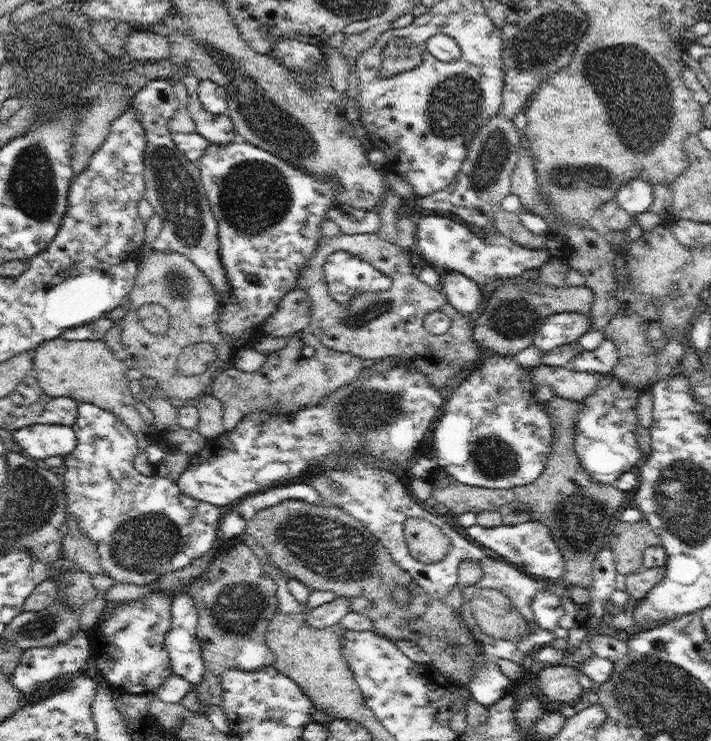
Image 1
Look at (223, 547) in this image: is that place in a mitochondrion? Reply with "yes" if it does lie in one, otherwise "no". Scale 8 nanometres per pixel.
no

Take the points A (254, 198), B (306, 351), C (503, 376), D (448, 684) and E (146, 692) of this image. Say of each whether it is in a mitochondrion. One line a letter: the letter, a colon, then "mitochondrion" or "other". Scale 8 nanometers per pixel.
A: mitochondrion
B: other
C: other
D: other
E: other

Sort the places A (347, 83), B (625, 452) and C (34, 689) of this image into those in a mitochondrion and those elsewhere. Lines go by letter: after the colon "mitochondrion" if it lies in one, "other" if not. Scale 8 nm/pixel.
A: other
B: other
C: other

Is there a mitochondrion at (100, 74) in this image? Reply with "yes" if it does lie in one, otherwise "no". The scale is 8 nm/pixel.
yes

